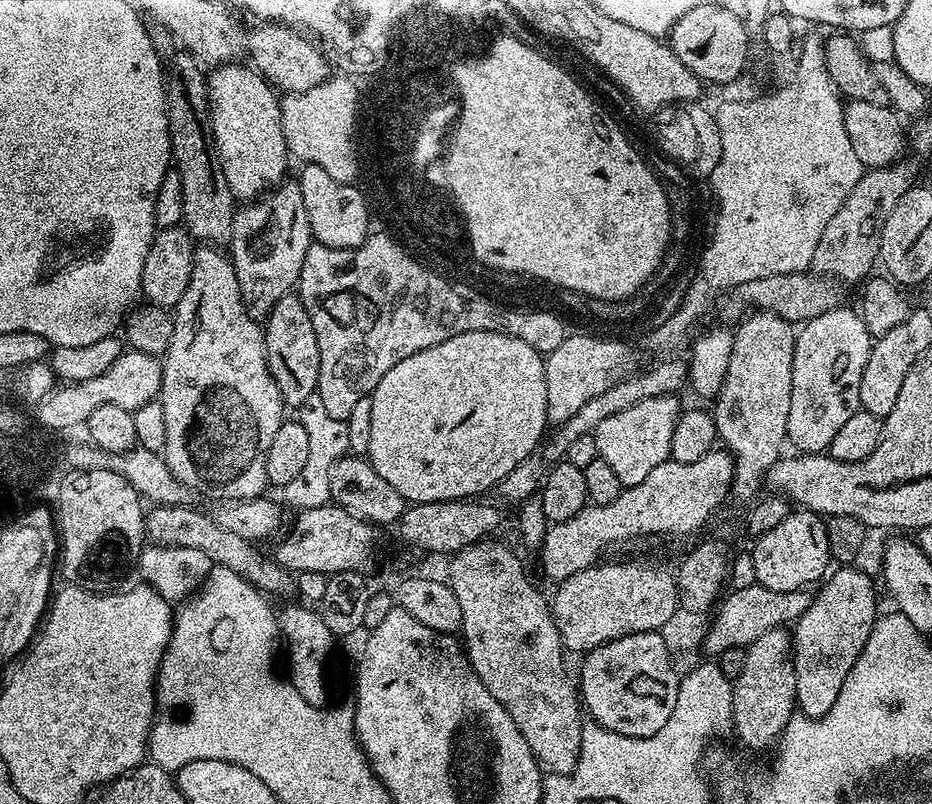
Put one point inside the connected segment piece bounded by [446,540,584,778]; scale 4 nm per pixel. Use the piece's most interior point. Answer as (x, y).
(511, 639)

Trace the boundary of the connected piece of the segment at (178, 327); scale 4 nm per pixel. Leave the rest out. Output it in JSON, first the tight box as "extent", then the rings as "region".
{"extent":[158,246,286,502],"region":[[[200,246],[193,251],[190,286],[176,303],[170,346],[162,363],[164,377],[158,397],[166,413],[166,446],[162,455],[174,478],[185,484],[189,493],[209,496],[212,502],[263,497],[264,488],[269,487],[266,454],[270,454],[274,434],[278,434],[278,426],[285,419],[286,405],[268,369],[261,325],[244,310],[238,274],[227,251],[216,246]]]}

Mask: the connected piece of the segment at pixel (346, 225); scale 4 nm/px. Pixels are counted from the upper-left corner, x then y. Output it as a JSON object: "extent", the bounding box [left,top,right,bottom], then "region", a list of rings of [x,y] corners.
{"extent":[298,164,368,248],"region":[[[304,164],[300,169],[298,183],[302,190],[302,202],[306,206],[306,218],[310,218],[312,239],[317,244],[331,248],[357,248],[368,238],[368,226],[365,223],[364,205],[357,190],[350,184],[330,178],[321,166]]]}

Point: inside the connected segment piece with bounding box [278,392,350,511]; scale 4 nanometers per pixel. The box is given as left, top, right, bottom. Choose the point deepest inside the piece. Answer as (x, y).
(328, 437)

